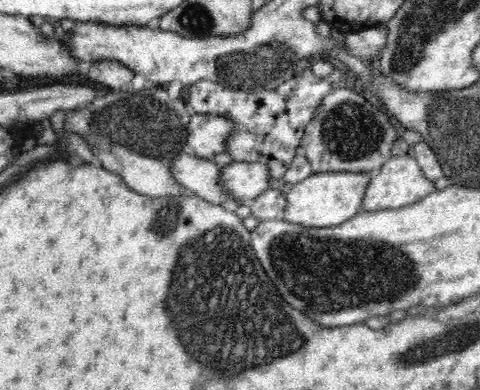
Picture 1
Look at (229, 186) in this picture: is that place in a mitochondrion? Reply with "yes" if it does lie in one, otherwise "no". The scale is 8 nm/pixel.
no

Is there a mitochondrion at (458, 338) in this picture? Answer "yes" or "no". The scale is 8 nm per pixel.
yes

